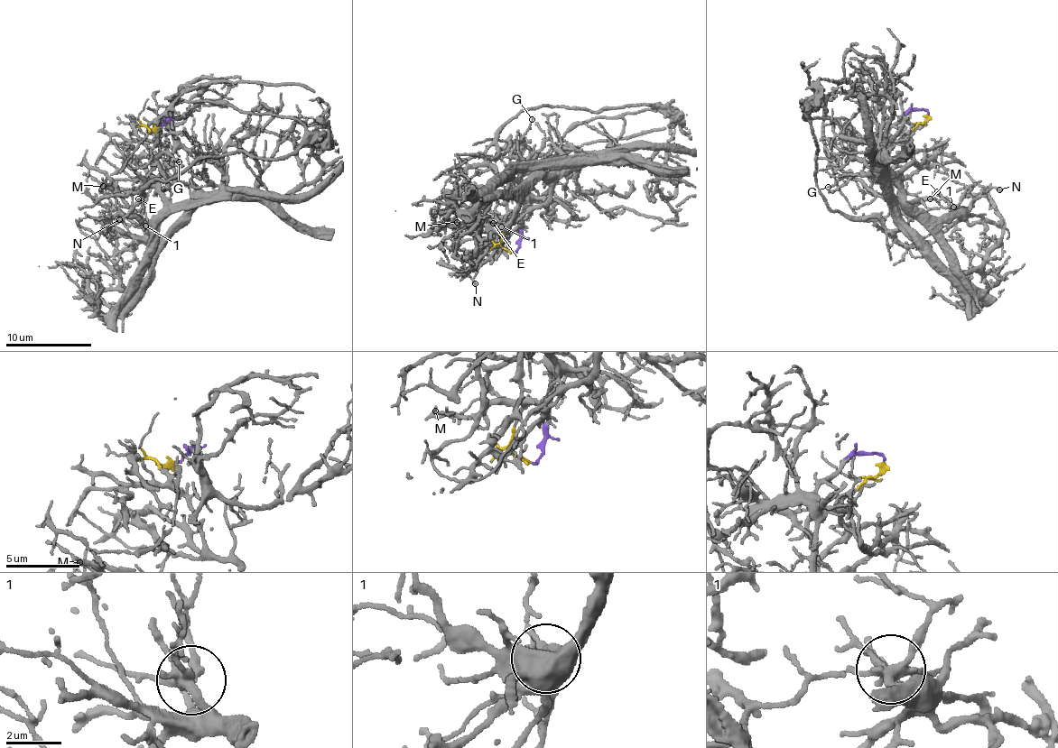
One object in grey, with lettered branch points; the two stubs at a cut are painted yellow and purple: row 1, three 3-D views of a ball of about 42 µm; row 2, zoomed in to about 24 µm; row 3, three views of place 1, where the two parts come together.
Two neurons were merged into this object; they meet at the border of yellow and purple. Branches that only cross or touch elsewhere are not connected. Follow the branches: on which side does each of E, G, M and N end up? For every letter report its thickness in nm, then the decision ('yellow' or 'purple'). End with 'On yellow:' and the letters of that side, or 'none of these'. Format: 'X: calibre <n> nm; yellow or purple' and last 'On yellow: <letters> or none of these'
E: calibre 140 nm; yellow
G: calibre 140 nm; purple
M: calibre 150 nm; purple
N: calibre 170 nm; yellow
On yellow: E, N

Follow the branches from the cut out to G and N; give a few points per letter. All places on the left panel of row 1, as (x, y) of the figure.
G: (160, 128), (164, 119), (173, 130), (173, 154), (159, 180), (165, 197), (170, 186), (157, 157), (179, 161)
N: (158, 128), (147, 132), (156, 135), (175, 175), (195, 188), (190, 213), (163, 243), (118, 213), (120, 219)

